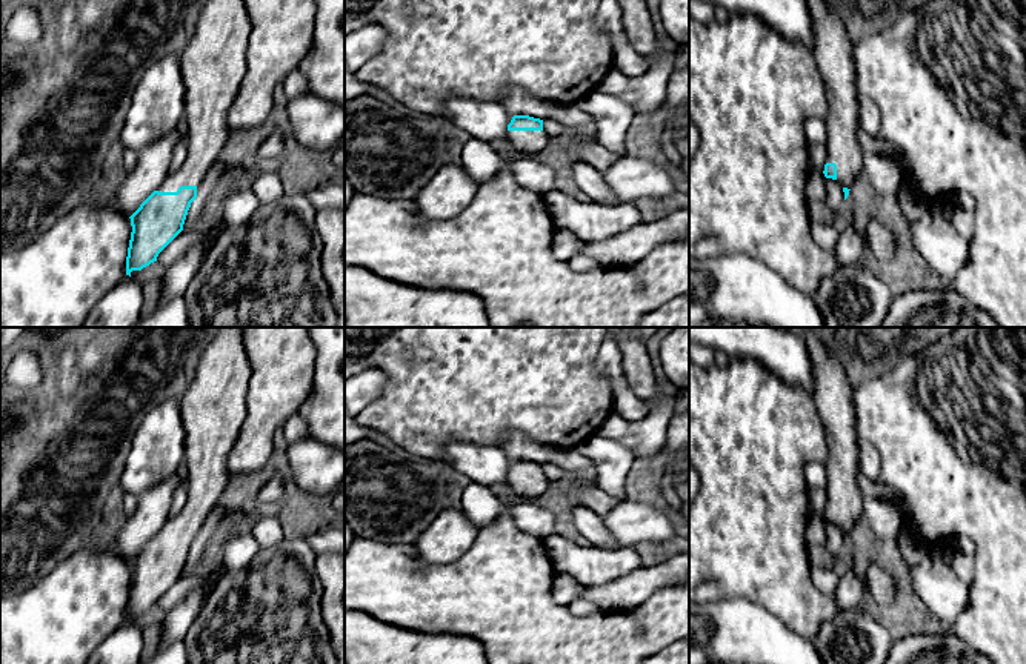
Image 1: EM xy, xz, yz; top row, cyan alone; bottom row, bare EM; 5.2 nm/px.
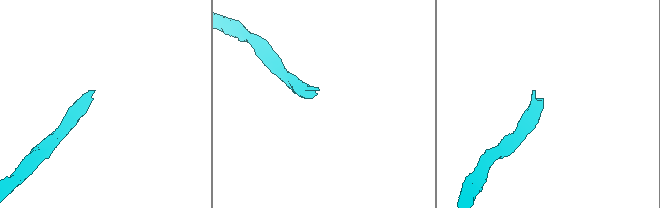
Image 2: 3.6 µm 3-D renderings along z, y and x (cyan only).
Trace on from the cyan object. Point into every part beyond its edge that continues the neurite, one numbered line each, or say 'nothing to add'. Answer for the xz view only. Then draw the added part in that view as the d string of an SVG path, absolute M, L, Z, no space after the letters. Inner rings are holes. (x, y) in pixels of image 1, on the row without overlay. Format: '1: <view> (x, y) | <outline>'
1: xz (528, 486) | M506 475L505 483L528 501L540 496L552 486L545 475Z

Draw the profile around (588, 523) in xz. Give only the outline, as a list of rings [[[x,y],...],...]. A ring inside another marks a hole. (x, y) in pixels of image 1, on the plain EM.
[[[571,504],[571,523],[577,532],[580,532],[594,547],[615,550],[617,543],[611,535],[609,529],[603,524],[601,516],[592,512],[591,509],[575,504]]]

